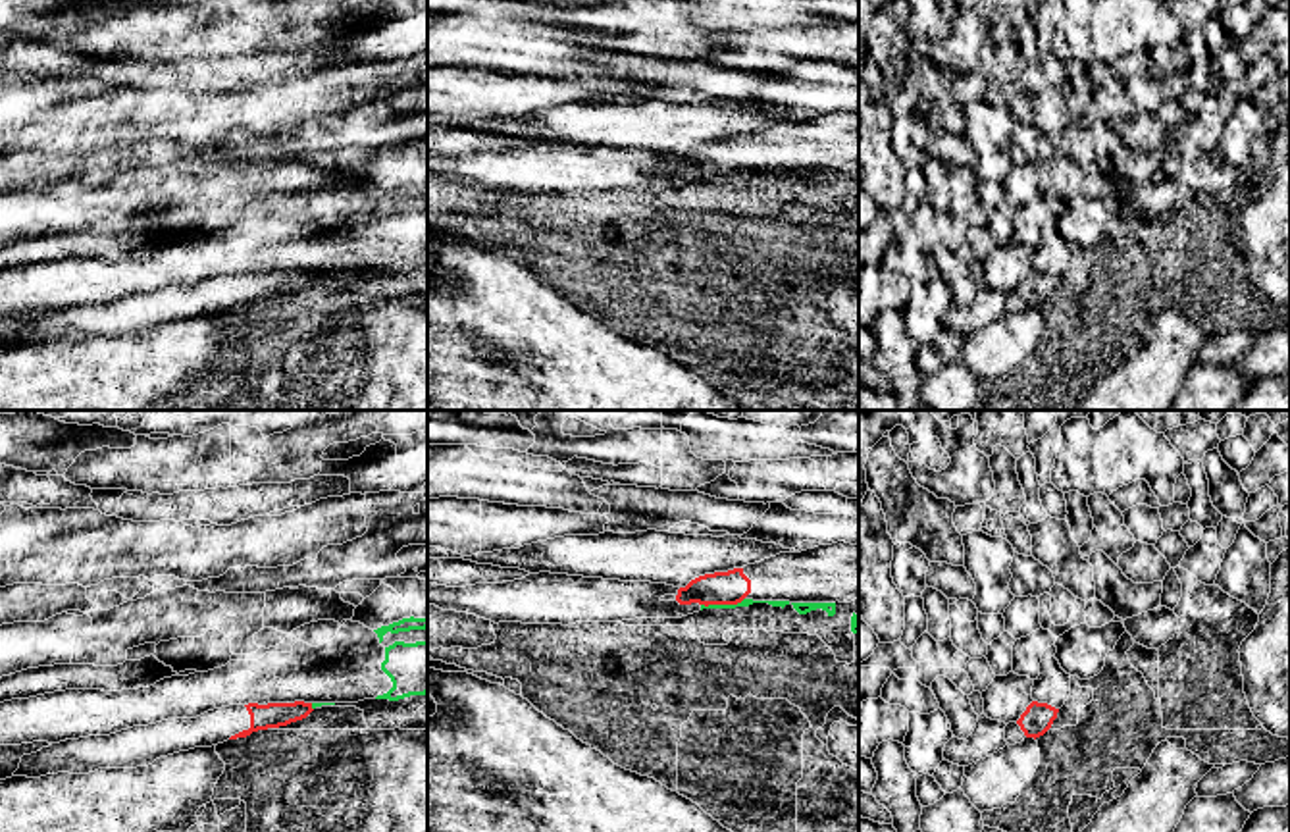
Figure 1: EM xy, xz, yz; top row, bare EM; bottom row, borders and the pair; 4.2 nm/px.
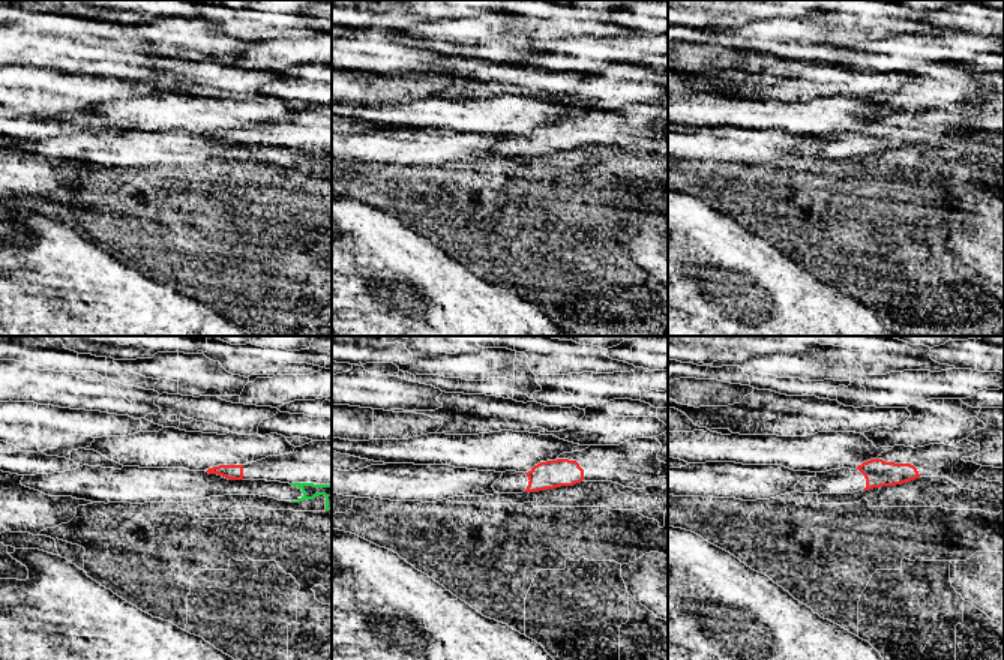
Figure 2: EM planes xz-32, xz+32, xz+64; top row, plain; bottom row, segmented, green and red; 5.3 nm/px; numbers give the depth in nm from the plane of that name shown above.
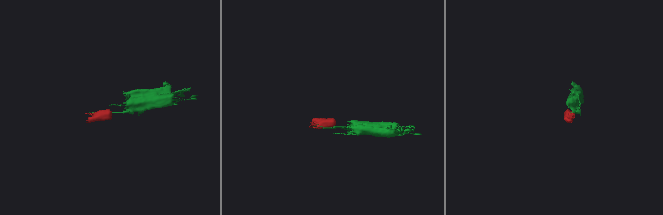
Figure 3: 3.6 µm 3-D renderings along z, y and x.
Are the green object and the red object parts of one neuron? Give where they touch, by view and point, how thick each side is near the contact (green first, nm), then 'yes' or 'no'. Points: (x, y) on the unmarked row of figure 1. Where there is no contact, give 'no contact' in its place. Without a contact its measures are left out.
xz (722, 174) | 30/140 nm | no

